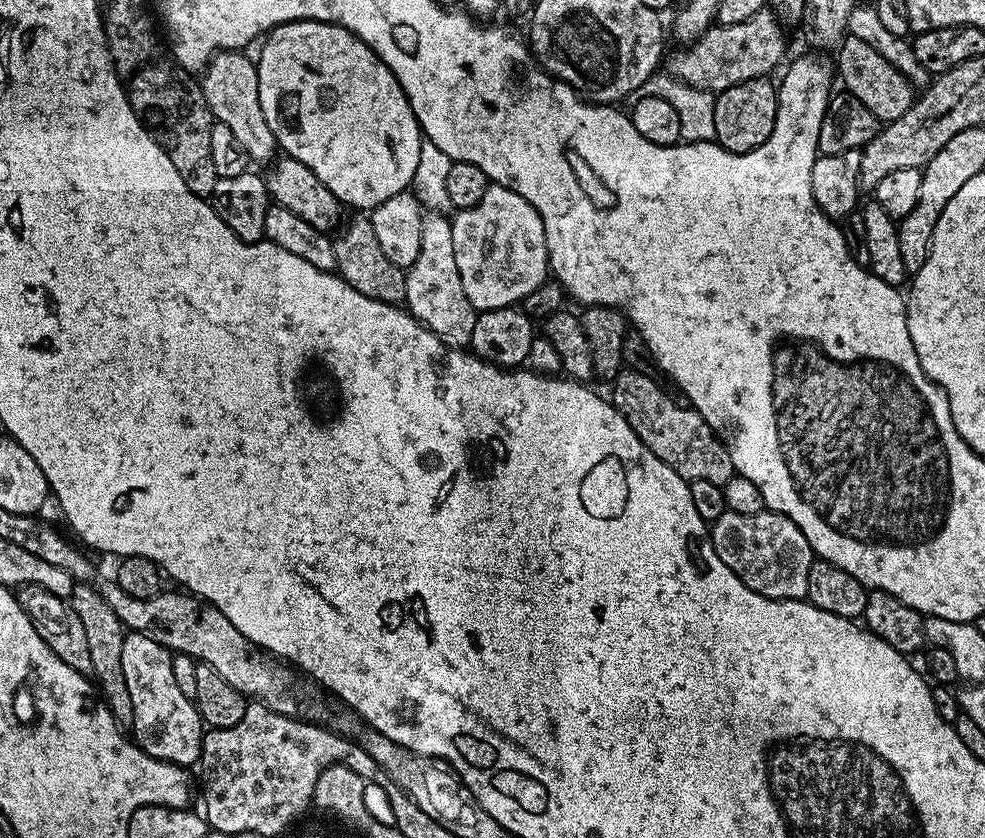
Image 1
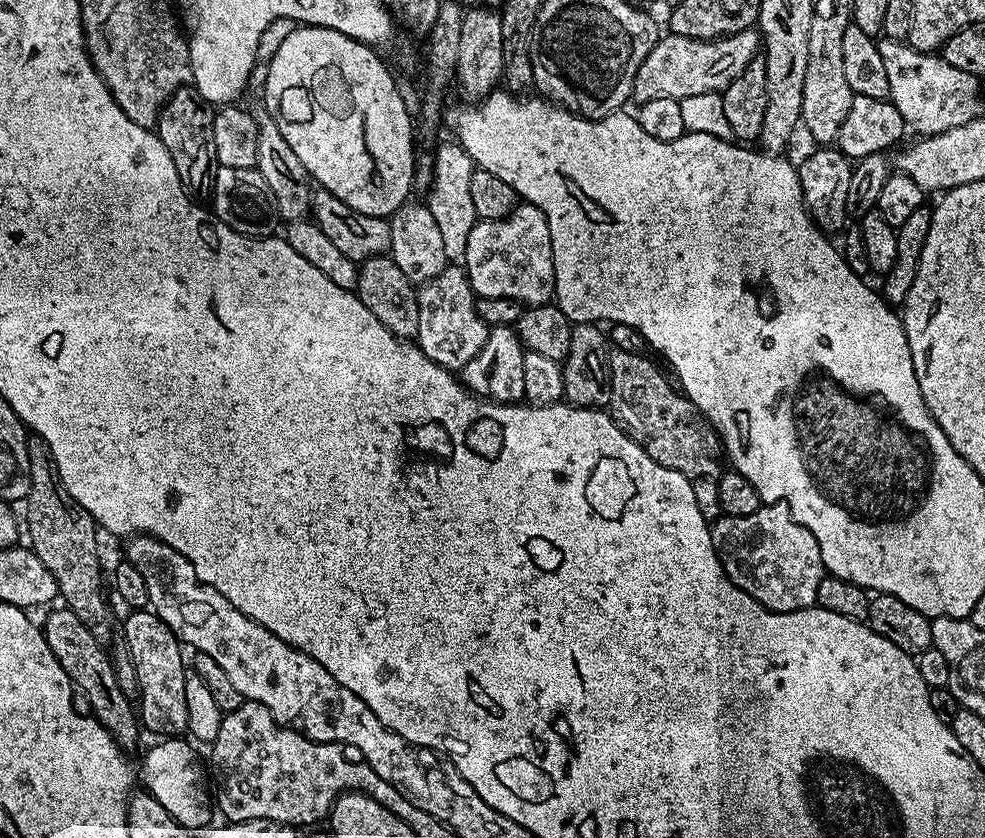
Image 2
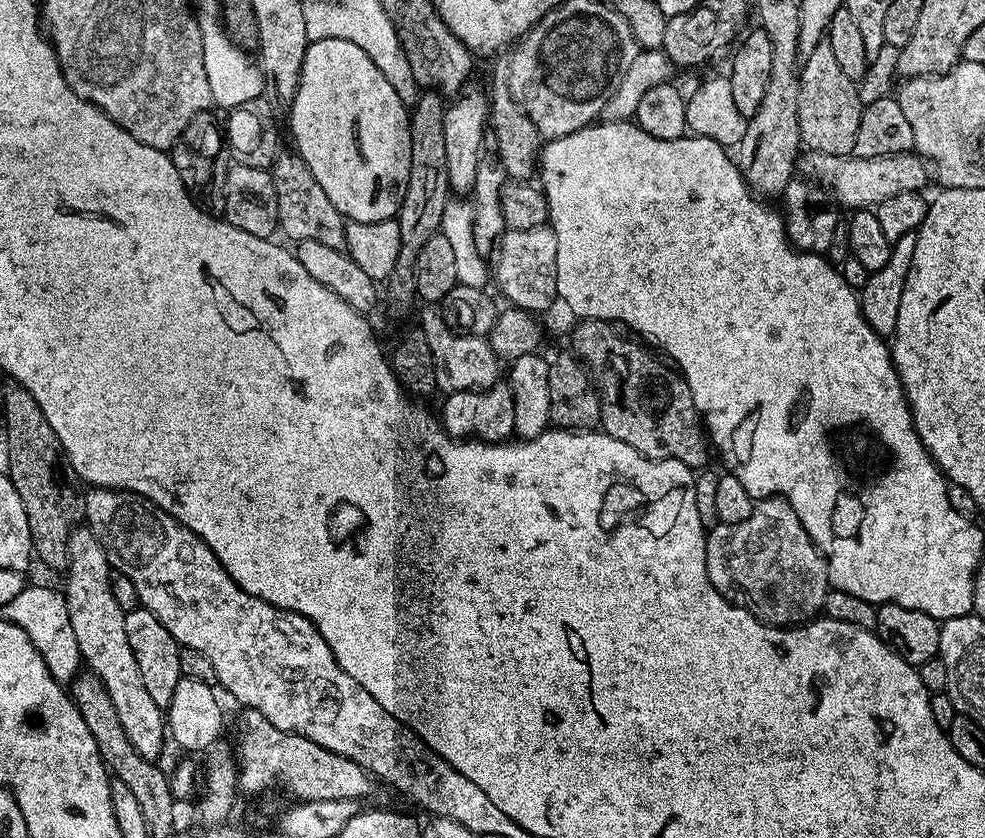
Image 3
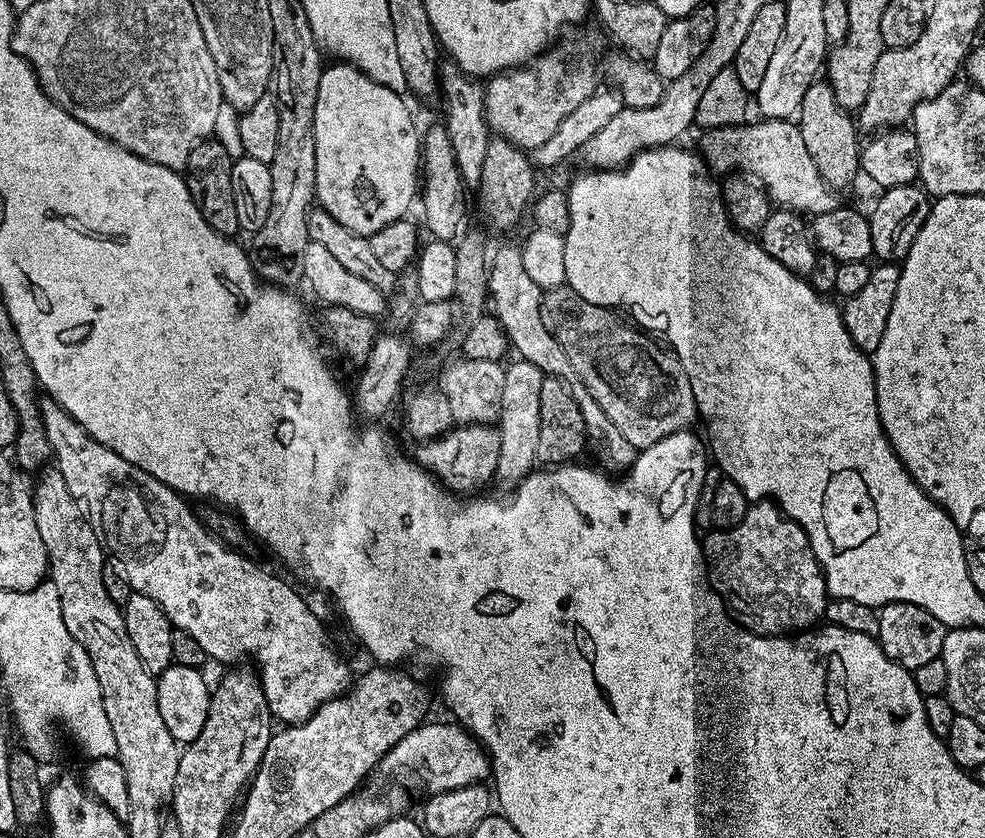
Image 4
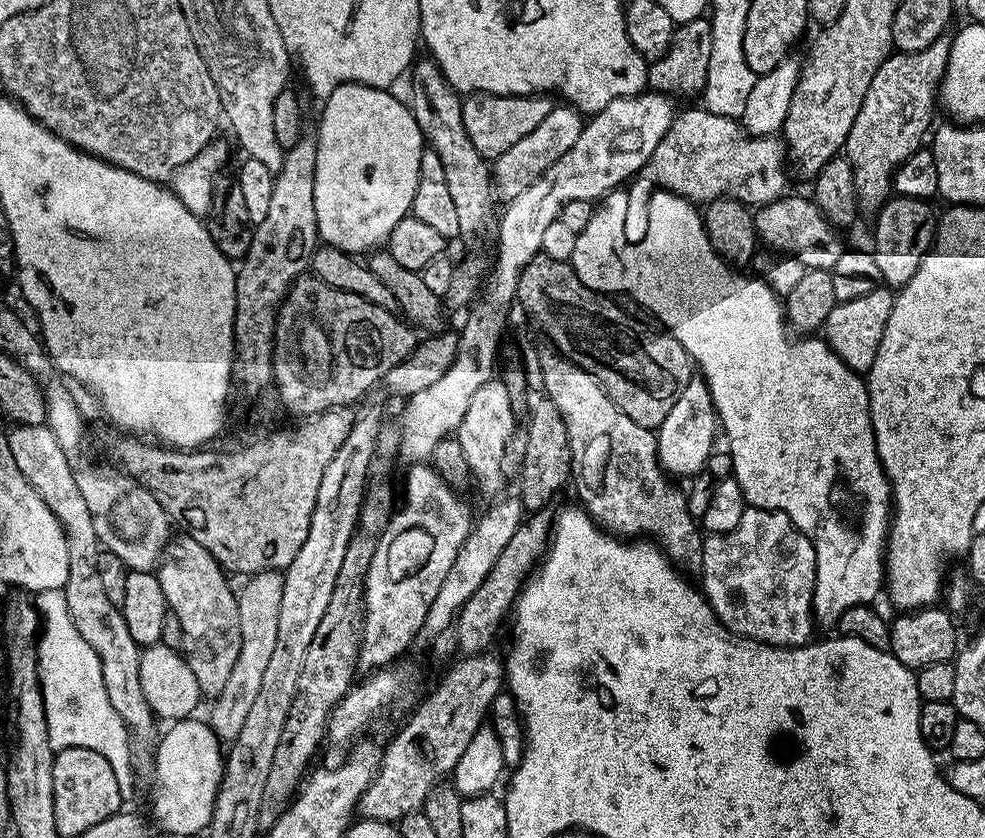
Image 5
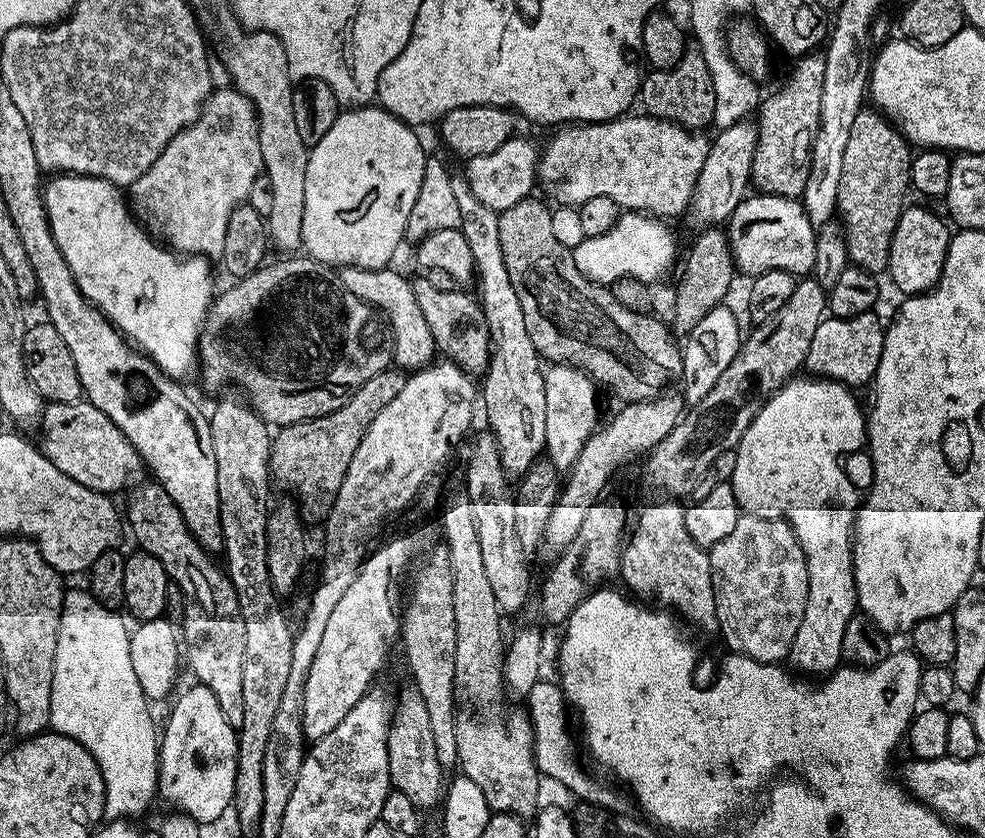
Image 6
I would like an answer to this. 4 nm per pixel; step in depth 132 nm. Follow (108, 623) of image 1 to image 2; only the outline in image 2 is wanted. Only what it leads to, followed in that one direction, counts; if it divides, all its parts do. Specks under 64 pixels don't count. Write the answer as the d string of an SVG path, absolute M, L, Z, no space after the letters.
M35 434L29 435L28 454L30 456L30 474L28 475L30 488L22 504L24 507L22 520L23 523L24 520L28 523L29 541L27 540L27 543L32 552L38 554L38 558L42 558L42 566L46 566L50 574L54 574L59 599L71 612L78 614L78 618L82 618L90 634L94 634L94 638L98 638L100 644L107 645L108 639L112 636L112 628L108 625L108 600L100 589L100 556L96 553L96 532L98 533L96 519L86 510L82 510L82 506L78 506L78 502L70 498L66 486L62 486L58 466L54 462L54 454L50 454L50 446L46 446L42 437Z

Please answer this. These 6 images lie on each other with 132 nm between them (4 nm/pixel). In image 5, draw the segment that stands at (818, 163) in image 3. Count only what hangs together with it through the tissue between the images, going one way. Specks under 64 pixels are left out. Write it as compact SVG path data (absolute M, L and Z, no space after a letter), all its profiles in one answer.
M697 106L697 108L686 109L681 116L679 113L679 115L673 119L670 130L666 130L666 138L662 138L662 142L658 142L658 150L654 150L654 154L648 160L646 172L647 175L656 176L657 182L660 183L657 185L659 185L663 191L672 192L676 196L686 198L697 206L707 206L710 201L718 199L719 196L729 196L731 200L741 200L741 202L749 206L763 206L785 195L787 188L784 187L788 184L788 176L784 173L784 164L786 168L786 149L776 136L749 136L733 117L719 116L718 114L708 111L708 109L703 106Z

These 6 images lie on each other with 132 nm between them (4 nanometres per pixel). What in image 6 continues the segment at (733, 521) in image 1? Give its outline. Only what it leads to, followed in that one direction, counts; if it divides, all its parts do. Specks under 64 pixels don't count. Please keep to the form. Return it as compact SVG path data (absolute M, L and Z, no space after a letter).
M741 515L733 532L722 538L708 552L710 574L714 582L714 606L716 607L716 628L724 639L727 651L749 656L763 664L780 664L789 659L794 634L802 626L802 614L806 614L808 593L808 560L796 537L796 531L787 520L779 518L758 518Z

